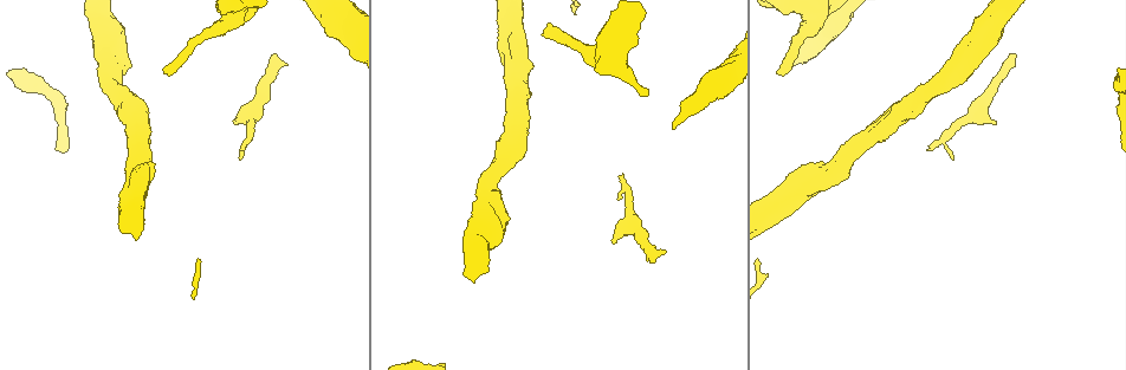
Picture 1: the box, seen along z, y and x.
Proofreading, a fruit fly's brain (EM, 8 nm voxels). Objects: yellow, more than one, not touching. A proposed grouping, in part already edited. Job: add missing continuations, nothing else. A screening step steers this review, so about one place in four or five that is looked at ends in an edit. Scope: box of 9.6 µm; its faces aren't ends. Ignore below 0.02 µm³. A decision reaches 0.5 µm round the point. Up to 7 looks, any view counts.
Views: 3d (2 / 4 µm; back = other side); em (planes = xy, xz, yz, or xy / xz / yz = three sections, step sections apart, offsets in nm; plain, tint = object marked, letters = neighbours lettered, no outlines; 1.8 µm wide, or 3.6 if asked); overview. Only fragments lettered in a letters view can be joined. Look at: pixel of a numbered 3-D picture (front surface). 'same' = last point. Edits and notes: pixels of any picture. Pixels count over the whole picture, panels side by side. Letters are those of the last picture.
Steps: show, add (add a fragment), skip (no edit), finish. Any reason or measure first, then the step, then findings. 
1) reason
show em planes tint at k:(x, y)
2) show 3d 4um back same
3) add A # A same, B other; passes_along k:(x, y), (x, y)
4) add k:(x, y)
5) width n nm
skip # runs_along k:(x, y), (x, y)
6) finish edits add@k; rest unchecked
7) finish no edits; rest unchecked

thick end
show em planes letters at 1:(994, 122)

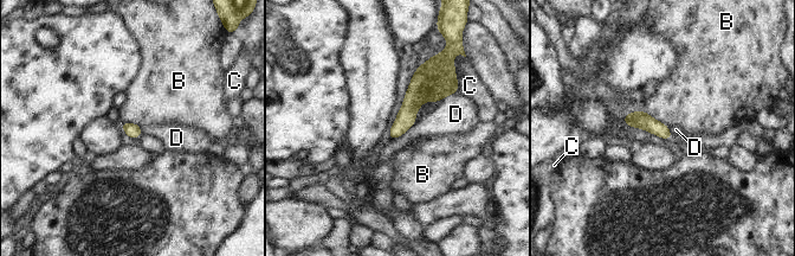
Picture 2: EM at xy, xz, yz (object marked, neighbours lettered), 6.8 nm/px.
skip # B other, C other, D other; border 2:(417, 122), (390, 140); no lettered fragment goes on from it

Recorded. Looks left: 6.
branch stops here
show 3d 2um at 1:(545, 31)

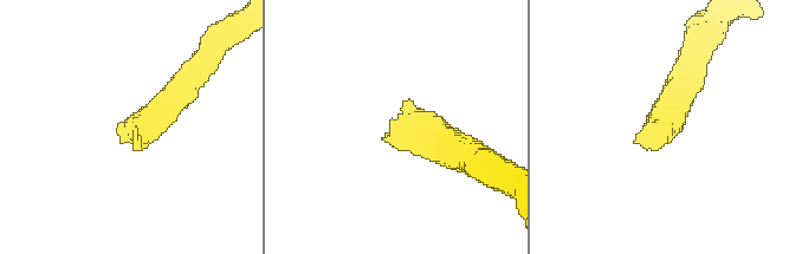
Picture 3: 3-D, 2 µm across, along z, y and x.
shape alone is not enough
show em yz step 8 tint at 3:(669, 132)

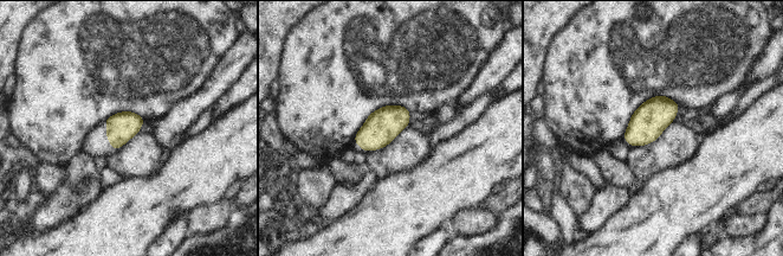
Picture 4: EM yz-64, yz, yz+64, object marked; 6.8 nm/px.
another direction
show em planes letters same

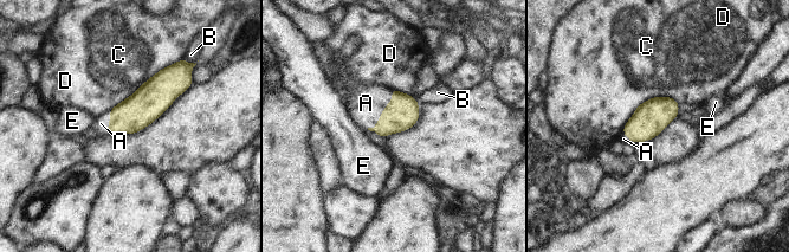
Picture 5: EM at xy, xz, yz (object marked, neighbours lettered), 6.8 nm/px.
add A # A same, B other, C other, D other, E other; passes_along 5:(402, 114), (385, 110), (366, 103); it goes on there

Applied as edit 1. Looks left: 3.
redraw
show overview

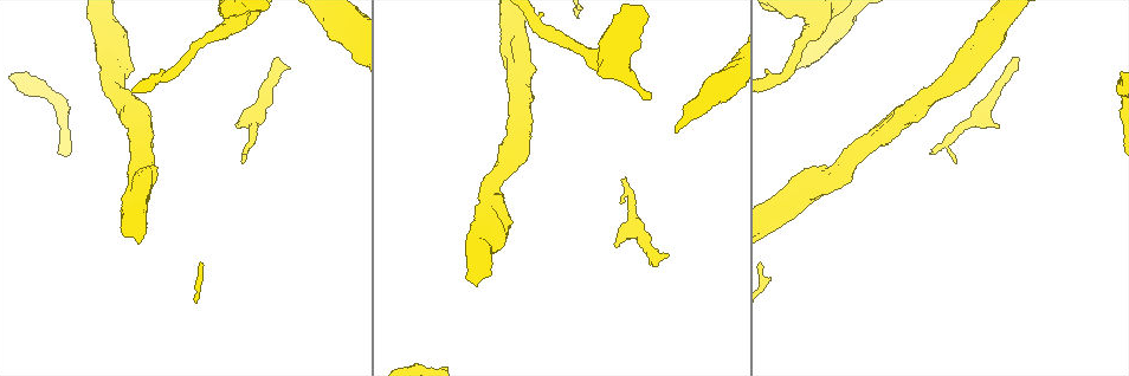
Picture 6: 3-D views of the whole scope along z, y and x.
sharp bend
show em 3.6um planes letters at 6:(815, 24)

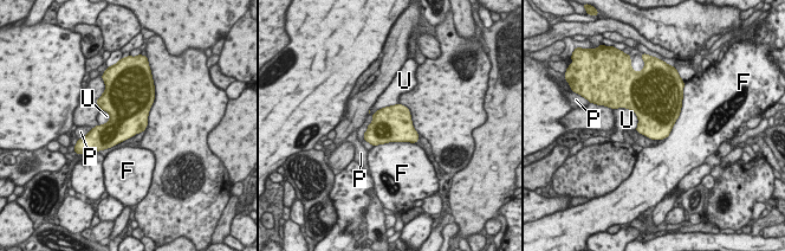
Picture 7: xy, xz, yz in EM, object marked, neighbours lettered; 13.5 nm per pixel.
skip # F other, P other, U other; border 7:(397, 102), (372, 115), (363, 140); none of them fits

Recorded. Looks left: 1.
finish edits add@5; rest unchecked

